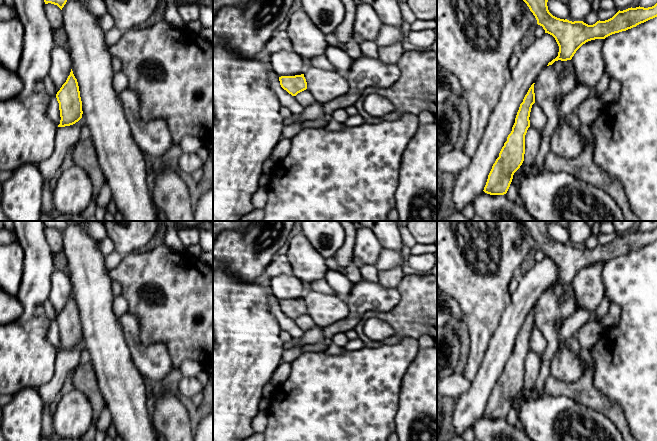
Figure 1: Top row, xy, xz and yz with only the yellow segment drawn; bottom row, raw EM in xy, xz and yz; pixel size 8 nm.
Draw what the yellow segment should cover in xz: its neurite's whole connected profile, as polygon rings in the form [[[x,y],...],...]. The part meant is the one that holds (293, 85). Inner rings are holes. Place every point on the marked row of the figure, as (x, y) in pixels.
[[[304,74],[295,76],[281,76],[279,77],[281,87],[292,96],[307,89],[307,82]]]

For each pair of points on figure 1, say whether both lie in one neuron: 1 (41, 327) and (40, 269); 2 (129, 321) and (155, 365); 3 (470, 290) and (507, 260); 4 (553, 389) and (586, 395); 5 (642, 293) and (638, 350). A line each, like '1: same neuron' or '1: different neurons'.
1: same neuron
2: same neuron
3: same neuron
4: same neuron
5: same neuron

